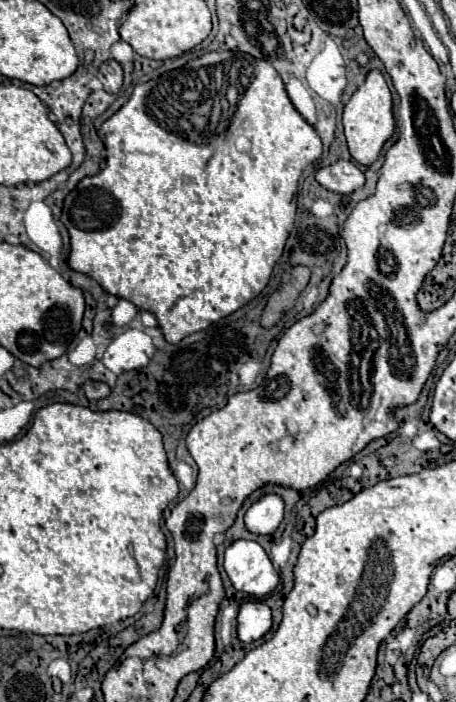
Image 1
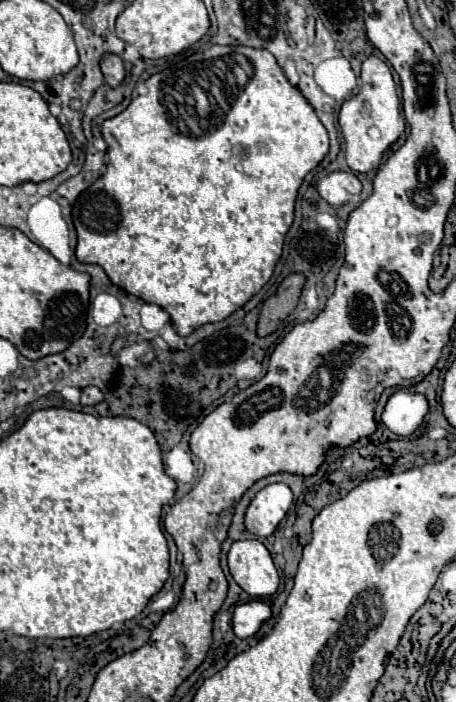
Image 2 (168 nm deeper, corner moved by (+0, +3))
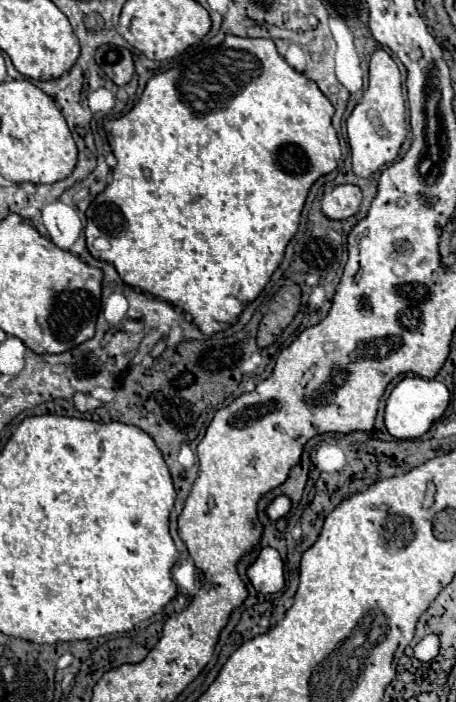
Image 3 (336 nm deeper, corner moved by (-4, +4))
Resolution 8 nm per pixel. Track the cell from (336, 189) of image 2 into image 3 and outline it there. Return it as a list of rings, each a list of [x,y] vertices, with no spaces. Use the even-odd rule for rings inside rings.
[[[338,185],[322,197],[322,213],[330,221],[344,221],[358,213],[362,193],[356,185]]]

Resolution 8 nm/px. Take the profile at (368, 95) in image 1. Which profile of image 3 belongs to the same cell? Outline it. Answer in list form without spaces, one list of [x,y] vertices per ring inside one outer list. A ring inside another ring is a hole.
[[[378,49],[370,59],[370,85],[364,91],[362,101],[354,107],[350,113],[346,125],[348,125],[348,145],[352,153],[352,171],[358,177],[370,177],[386,163],[392,163],[400,147],[408,135],[406,129],[406,107],[402,97],[402,77],[400,69],[394,63],[394,59],[384,51]]]

